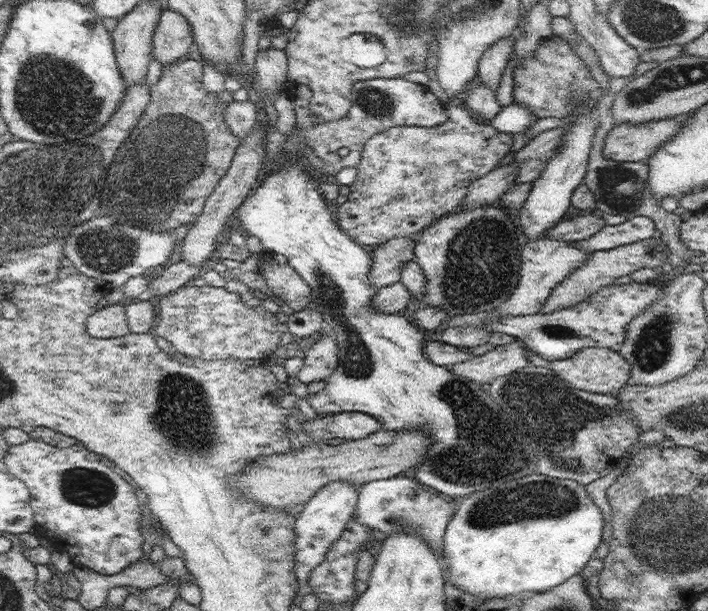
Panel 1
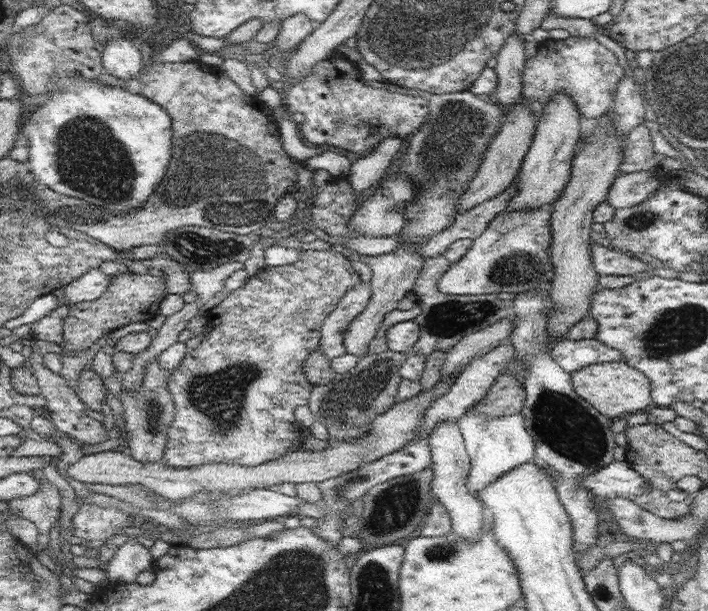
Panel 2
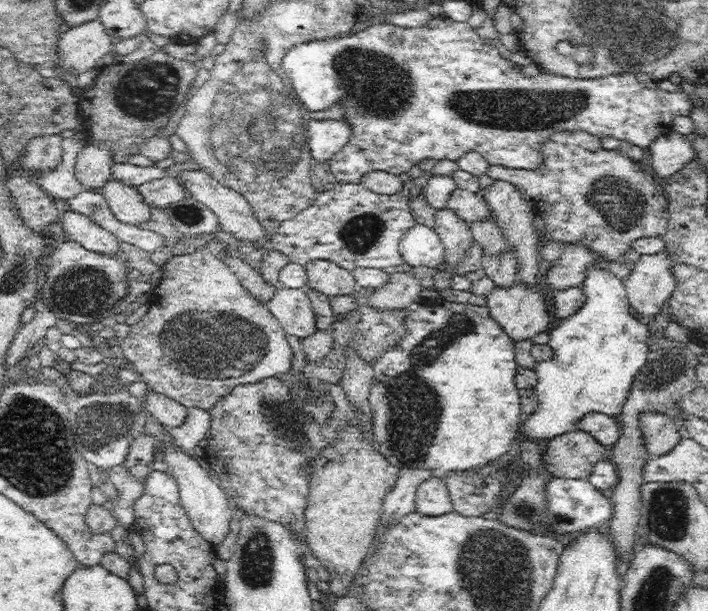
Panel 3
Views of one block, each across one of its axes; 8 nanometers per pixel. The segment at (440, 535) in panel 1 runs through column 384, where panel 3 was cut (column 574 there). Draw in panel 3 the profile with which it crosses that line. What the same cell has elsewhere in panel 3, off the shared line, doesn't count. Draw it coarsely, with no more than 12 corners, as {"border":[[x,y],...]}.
{"border":[[551,478],[547,526],[585,532],[613,516],[588,479]]}

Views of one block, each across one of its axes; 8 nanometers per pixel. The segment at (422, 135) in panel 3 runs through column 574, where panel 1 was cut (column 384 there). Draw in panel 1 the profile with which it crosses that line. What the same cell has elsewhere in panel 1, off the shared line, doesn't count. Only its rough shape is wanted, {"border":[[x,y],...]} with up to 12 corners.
{"border":[[404,77],[353,85],[346,116],[319,122],[292,85],[299,133],[322,176],[357,168],[364,144],[406,125],[437,127],[446,105]]}

